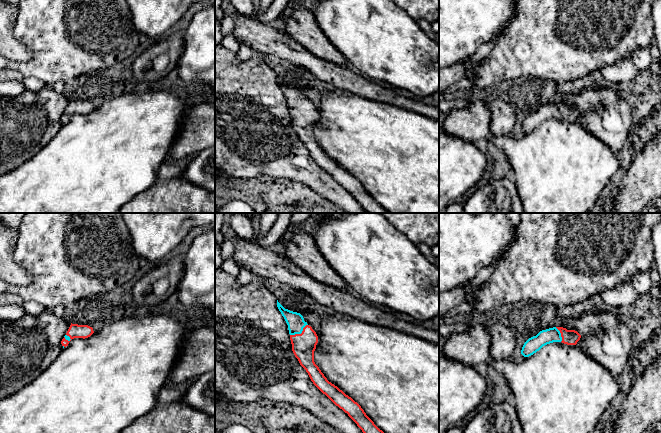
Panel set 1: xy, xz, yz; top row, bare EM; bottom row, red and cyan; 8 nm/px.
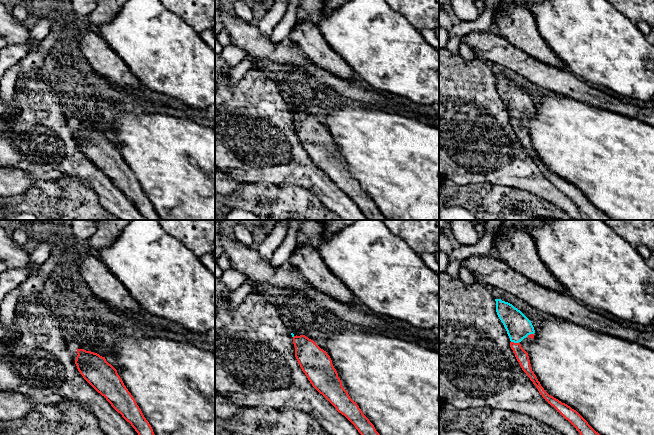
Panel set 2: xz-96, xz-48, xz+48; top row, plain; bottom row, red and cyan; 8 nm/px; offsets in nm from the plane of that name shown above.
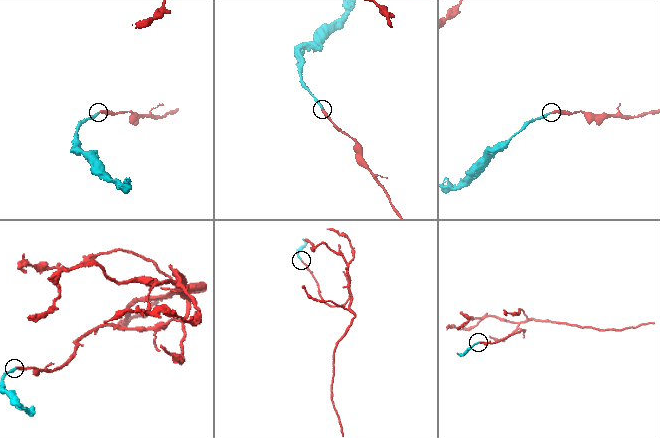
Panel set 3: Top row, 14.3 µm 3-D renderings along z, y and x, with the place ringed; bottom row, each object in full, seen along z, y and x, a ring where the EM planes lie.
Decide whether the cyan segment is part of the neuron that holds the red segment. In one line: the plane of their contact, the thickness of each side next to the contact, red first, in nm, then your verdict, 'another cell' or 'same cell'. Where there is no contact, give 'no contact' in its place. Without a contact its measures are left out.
xz | 190/140 nm | same cell

